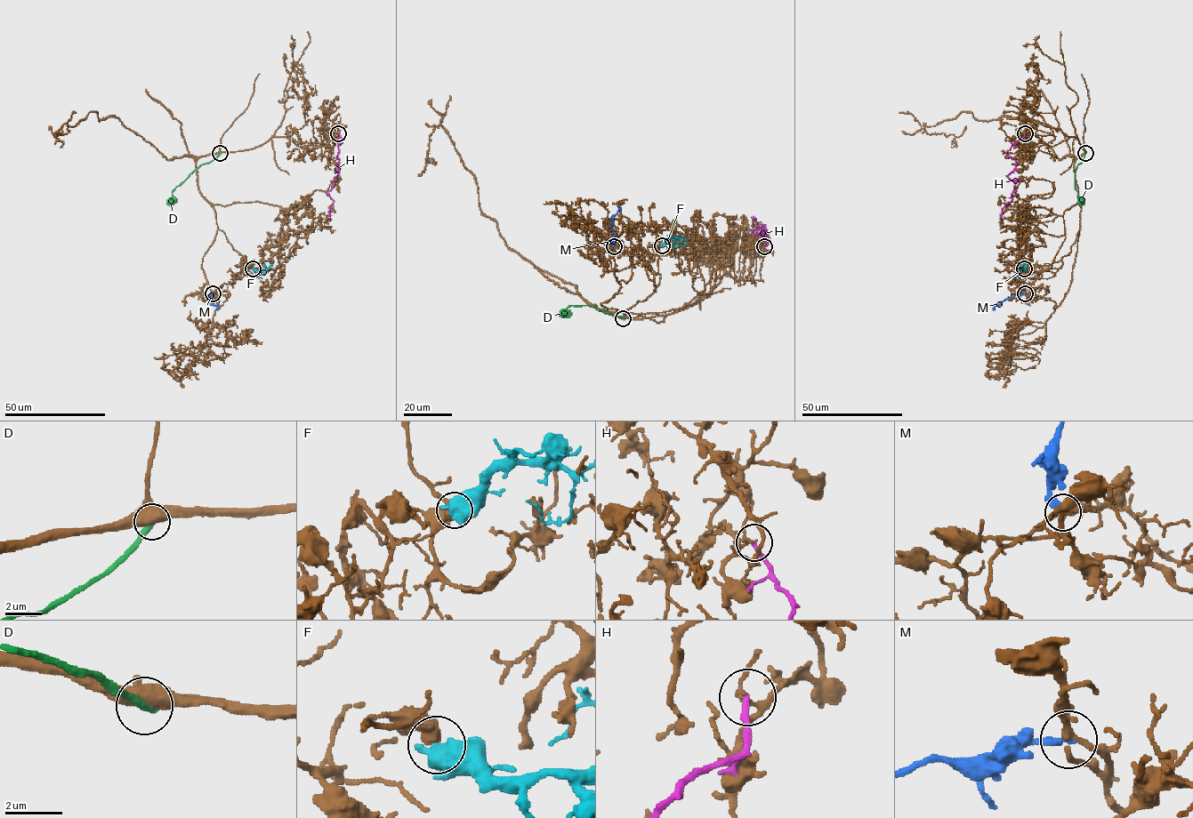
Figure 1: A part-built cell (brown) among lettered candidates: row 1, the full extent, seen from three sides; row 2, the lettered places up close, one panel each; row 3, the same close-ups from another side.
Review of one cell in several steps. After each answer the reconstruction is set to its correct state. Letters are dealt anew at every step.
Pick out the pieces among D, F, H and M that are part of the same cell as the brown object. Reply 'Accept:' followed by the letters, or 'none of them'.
Accept: none of them

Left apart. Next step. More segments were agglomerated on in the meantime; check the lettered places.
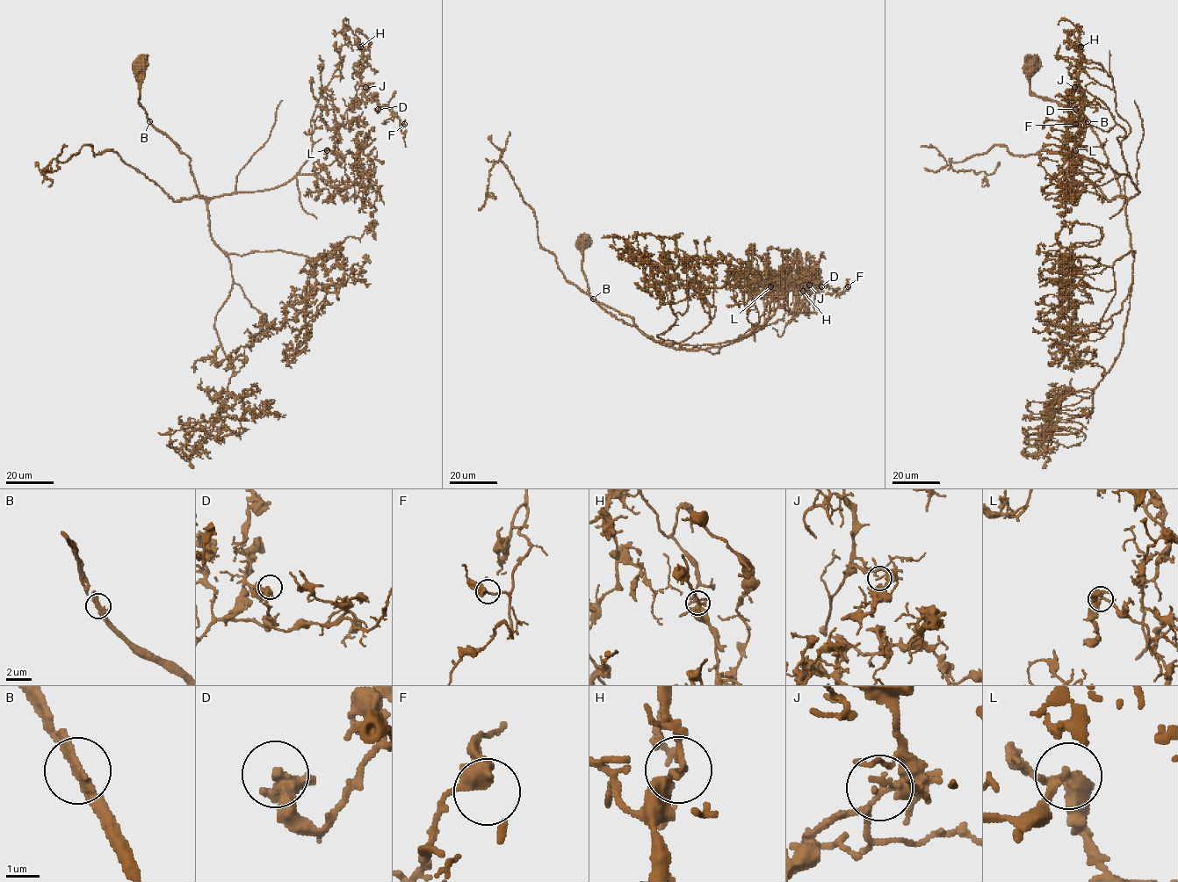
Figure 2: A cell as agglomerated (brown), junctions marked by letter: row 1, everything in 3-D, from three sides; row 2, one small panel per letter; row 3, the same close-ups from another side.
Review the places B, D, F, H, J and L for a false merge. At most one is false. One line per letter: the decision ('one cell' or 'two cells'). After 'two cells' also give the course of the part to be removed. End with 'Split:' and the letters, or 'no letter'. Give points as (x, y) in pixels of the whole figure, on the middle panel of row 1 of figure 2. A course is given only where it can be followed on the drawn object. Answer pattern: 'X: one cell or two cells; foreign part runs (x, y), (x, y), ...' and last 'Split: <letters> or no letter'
B: one cell
D: one cell
F: one cell
H: one cell
J: one cell
L: one cell
Split: no letter

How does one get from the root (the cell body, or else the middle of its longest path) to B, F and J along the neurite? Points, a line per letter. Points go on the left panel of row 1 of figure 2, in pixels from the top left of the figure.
B: (138, 66), (140, 103), (149, 121)
F: (138, 66), (146, 116), (206, 197), (297, 174), (346, 25), (364, 54), (356, 97), (404, 124)
J: (138, 66), (146, 116), (210, 198), (297, 174), (348, 25), (365, 87)

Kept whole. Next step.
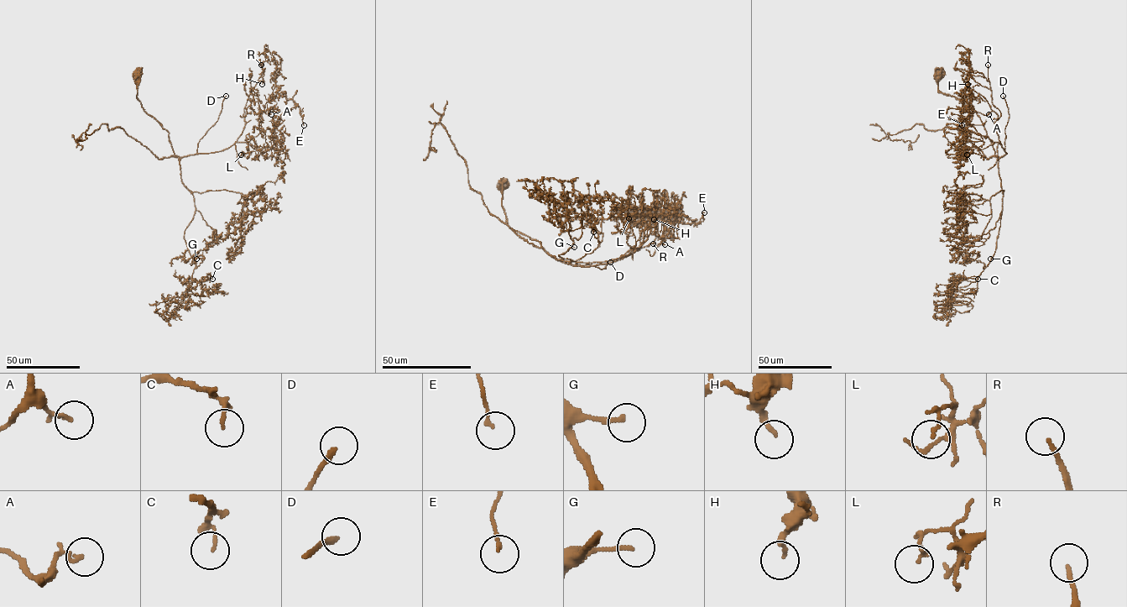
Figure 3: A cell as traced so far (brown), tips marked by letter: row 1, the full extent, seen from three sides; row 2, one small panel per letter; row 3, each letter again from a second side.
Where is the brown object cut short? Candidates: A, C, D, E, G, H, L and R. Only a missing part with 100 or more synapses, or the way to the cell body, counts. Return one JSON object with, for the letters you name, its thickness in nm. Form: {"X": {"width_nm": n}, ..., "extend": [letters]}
{"D": {"width_nm": 180}, "G": {"width_nm": 180}, "R": {"width_nm": 150}, "extend": ["D", "G", "R"]}

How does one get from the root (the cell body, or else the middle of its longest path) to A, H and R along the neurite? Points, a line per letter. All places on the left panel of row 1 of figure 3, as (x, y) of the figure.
A: (136, 74), (141, 106), (169, 133), (179, 156), (235, 142), (268, 49), (277, 67), (263, 109), (271, 114)
H: (136, 74), (141, 106), (181, 157), (230, 147), (263, 70), (262, 84)
R: (136, 74), (141, 106), (169, 133), (174, 154), (185, 157), (221, 151), (235, 142), (261, 65)

